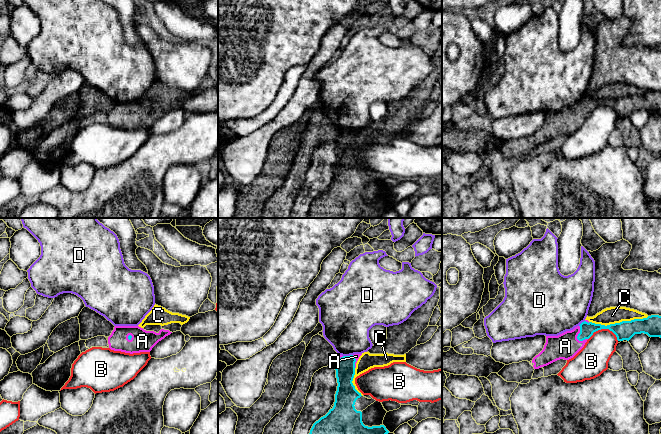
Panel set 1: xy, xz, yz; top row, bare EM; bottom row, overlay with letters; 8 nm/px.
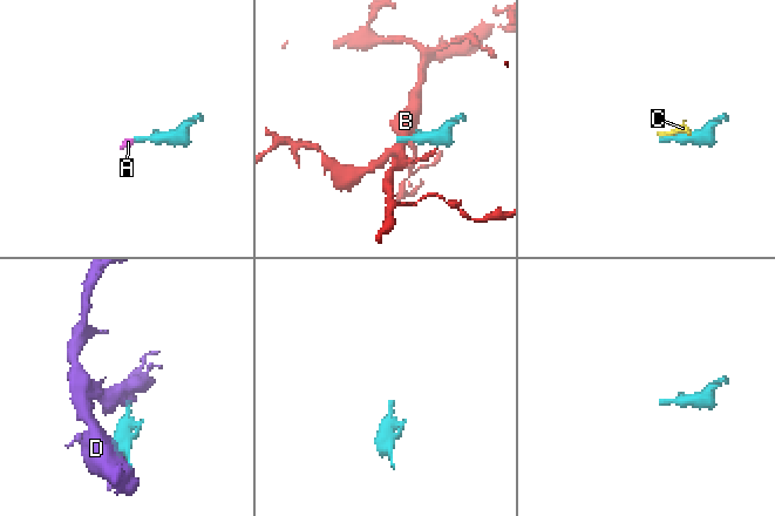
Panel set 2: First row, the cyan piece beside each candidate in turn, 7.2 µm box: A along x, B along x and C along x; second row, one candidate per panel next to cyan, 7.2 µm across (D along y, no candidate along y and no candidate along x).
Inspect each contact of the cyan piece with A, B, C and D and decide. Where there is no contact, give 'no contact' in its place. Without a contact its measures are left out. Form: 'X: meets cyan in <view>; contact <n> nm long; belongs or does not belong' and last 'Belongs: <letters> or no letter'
A: meets cyan in yz; contact 140 nm long; belongs
B: meets cyan in yz; contact 240 nm long; does not belong
C: meets cyan in yz; contact 480 nm long; does not belong
D: meets cyan in xz; contact 80 nm long; does not belong
Belongs: A

